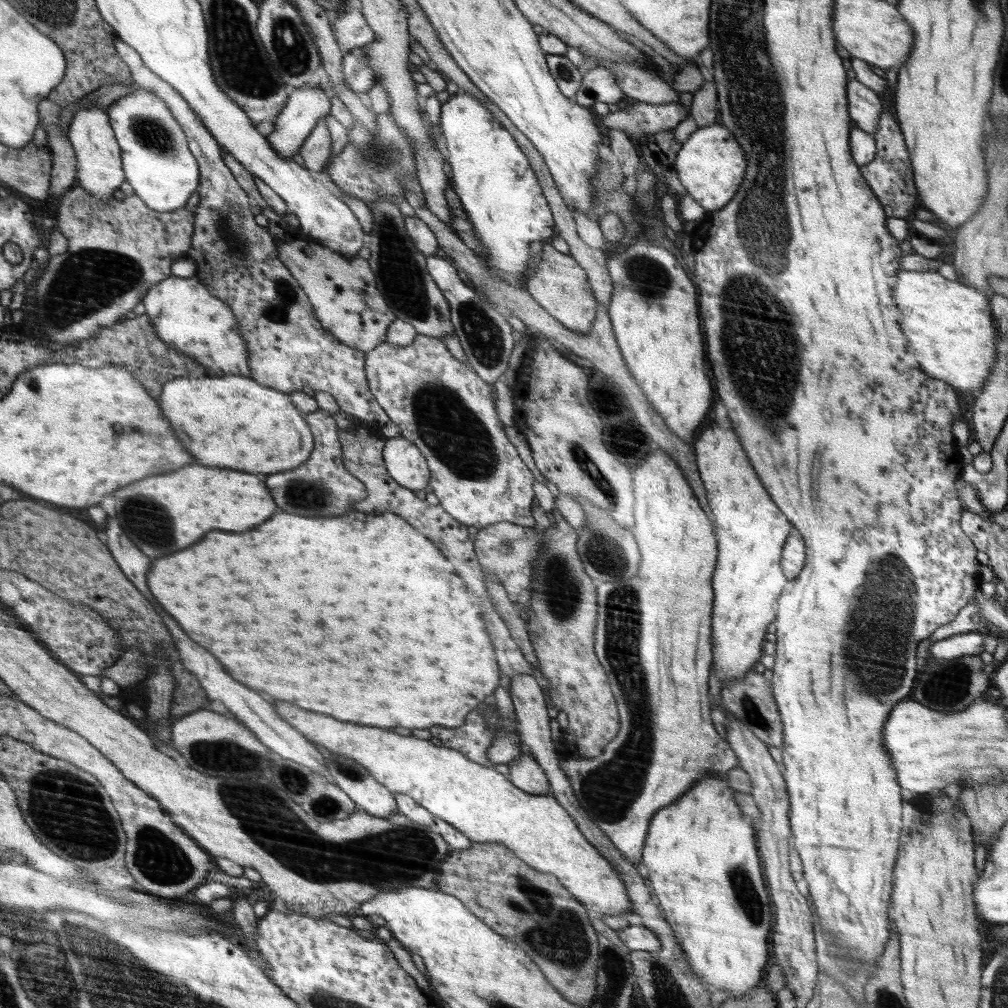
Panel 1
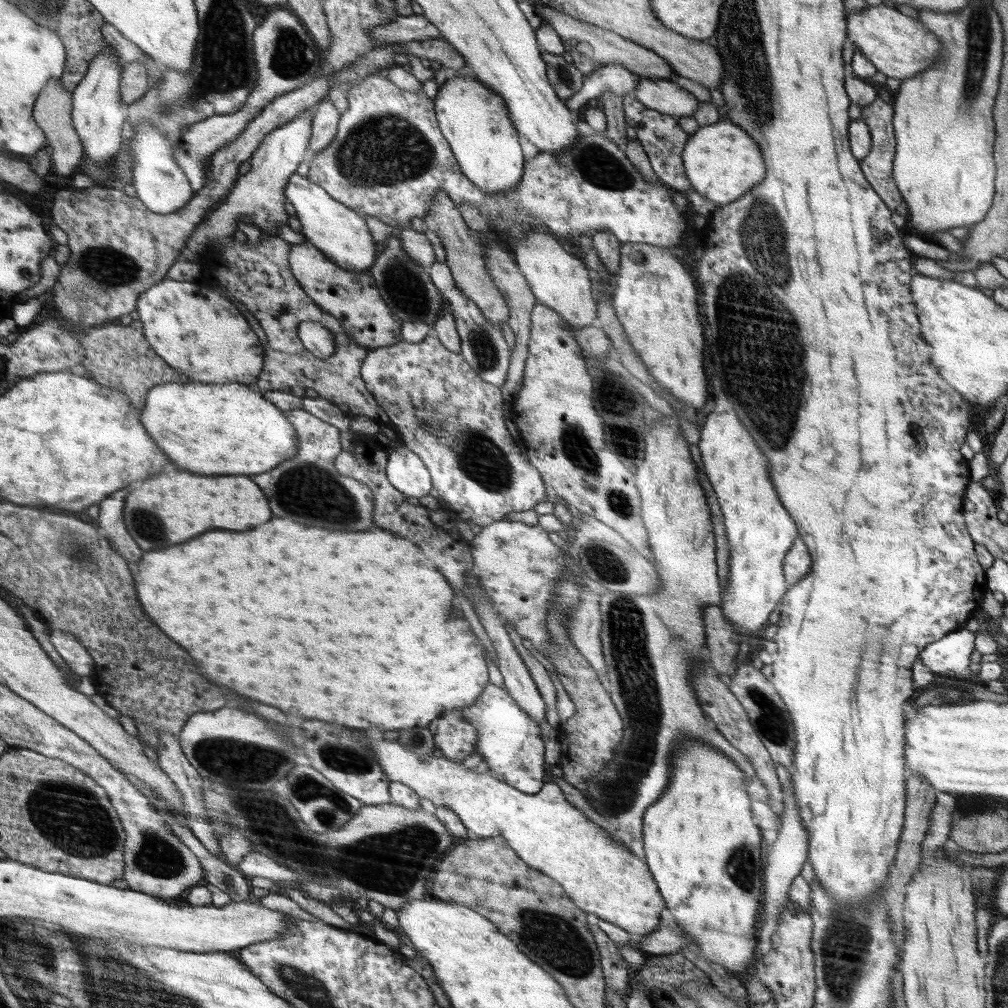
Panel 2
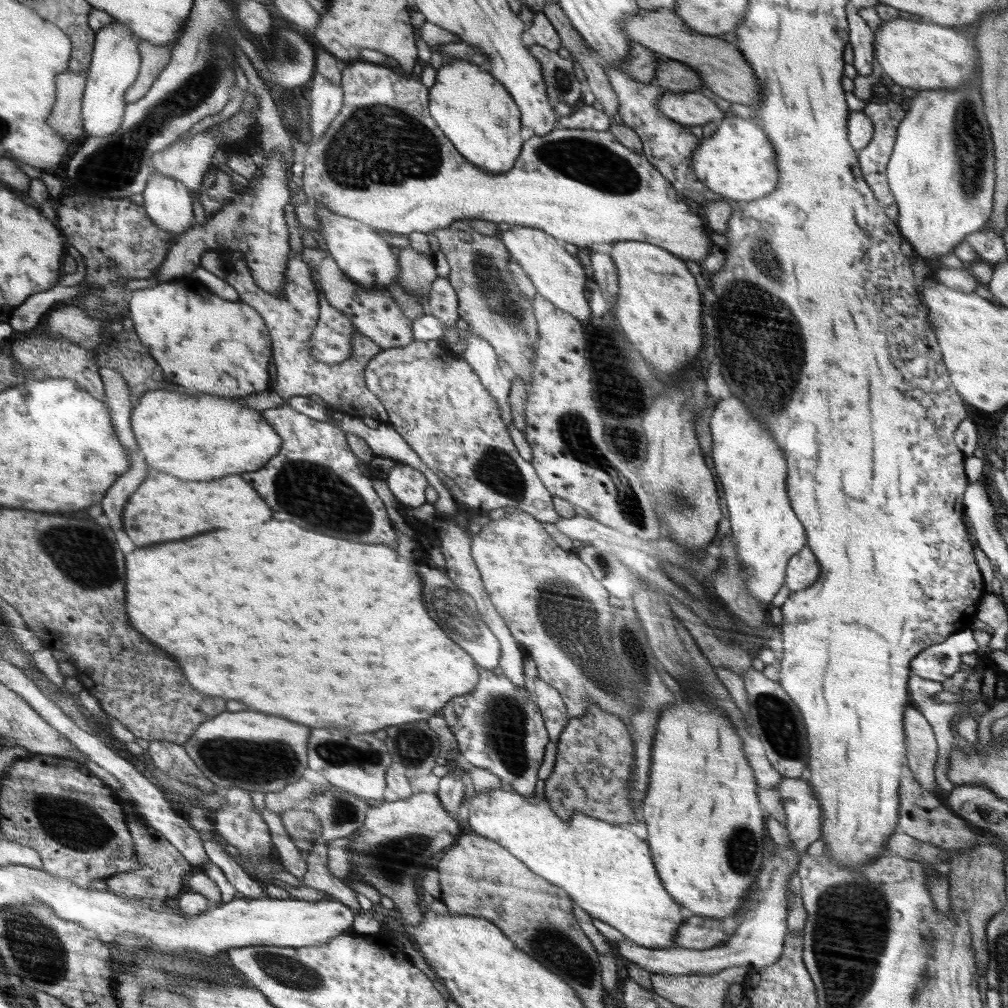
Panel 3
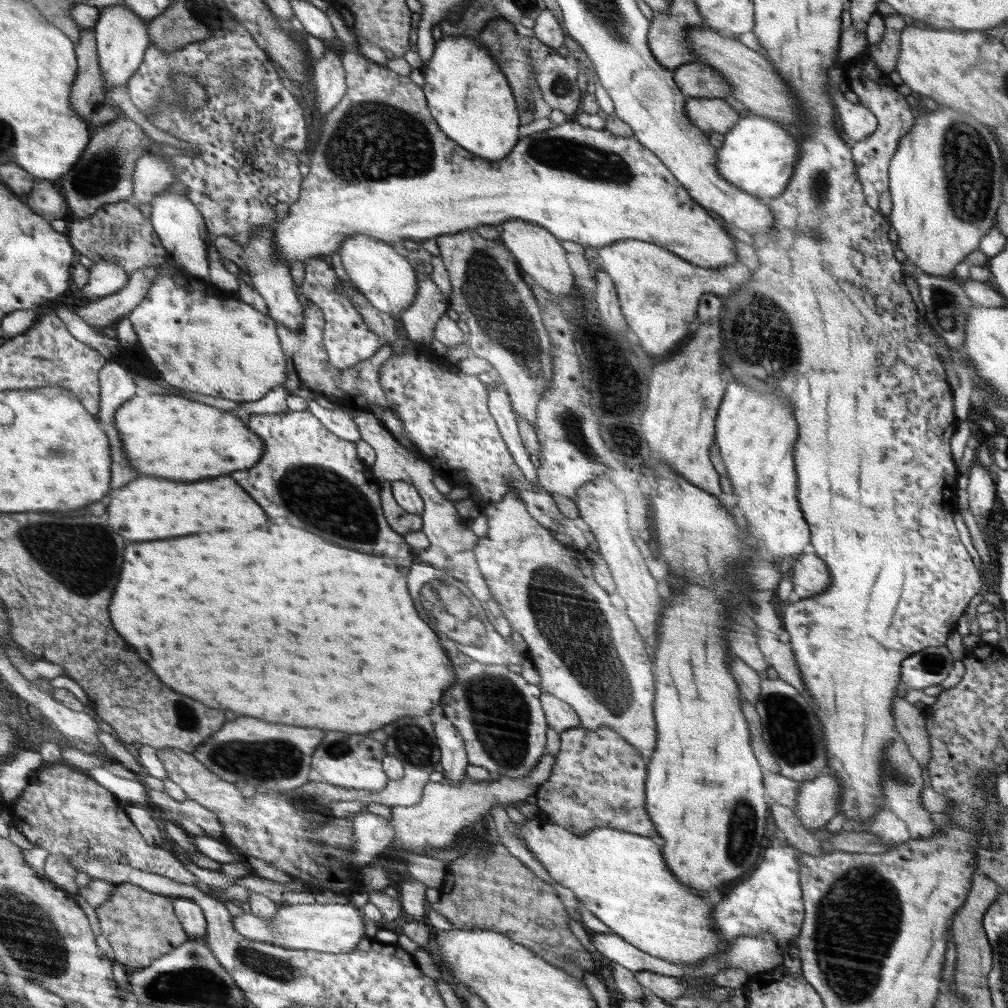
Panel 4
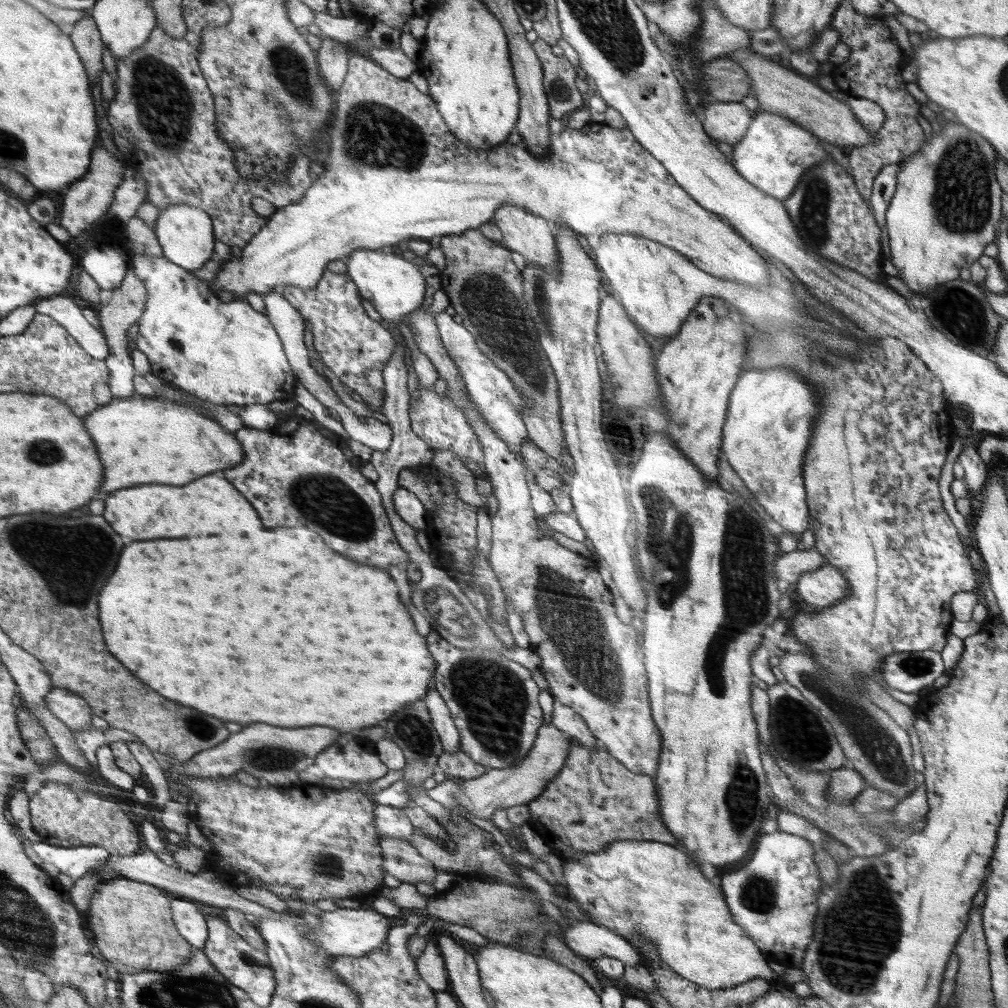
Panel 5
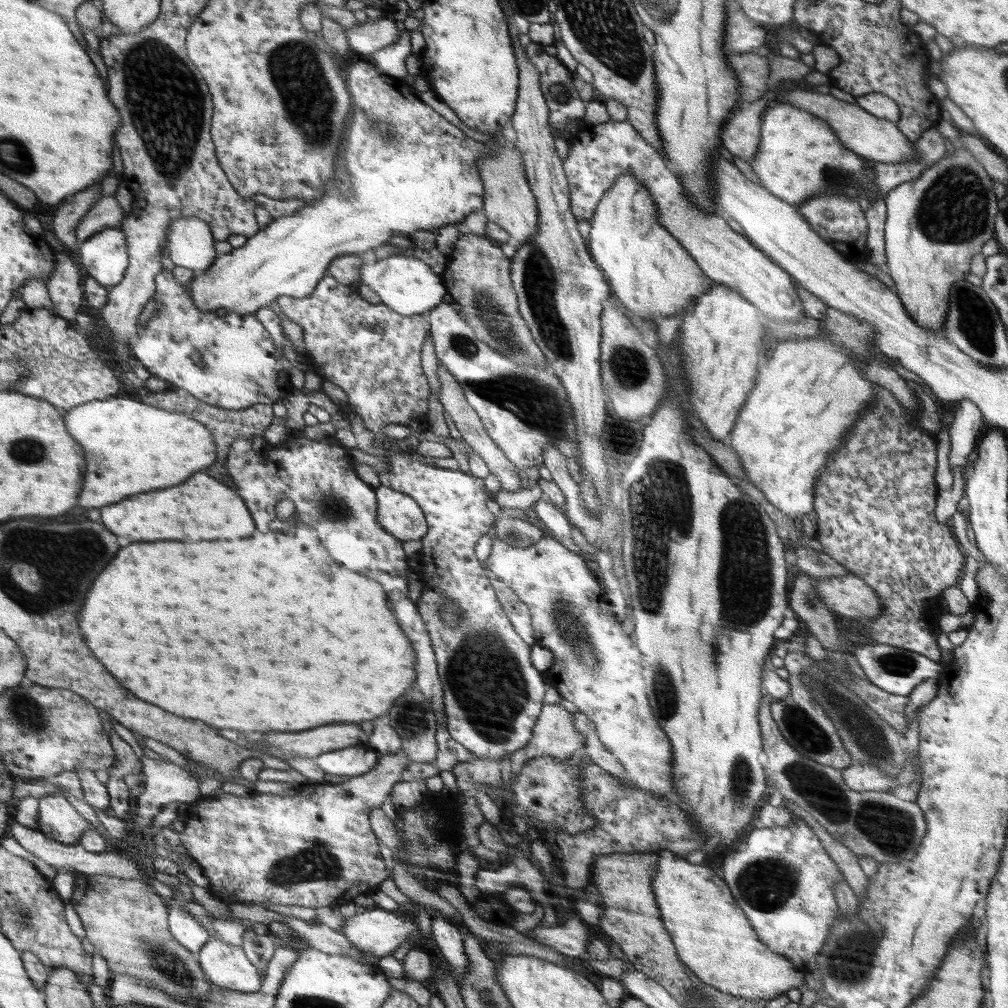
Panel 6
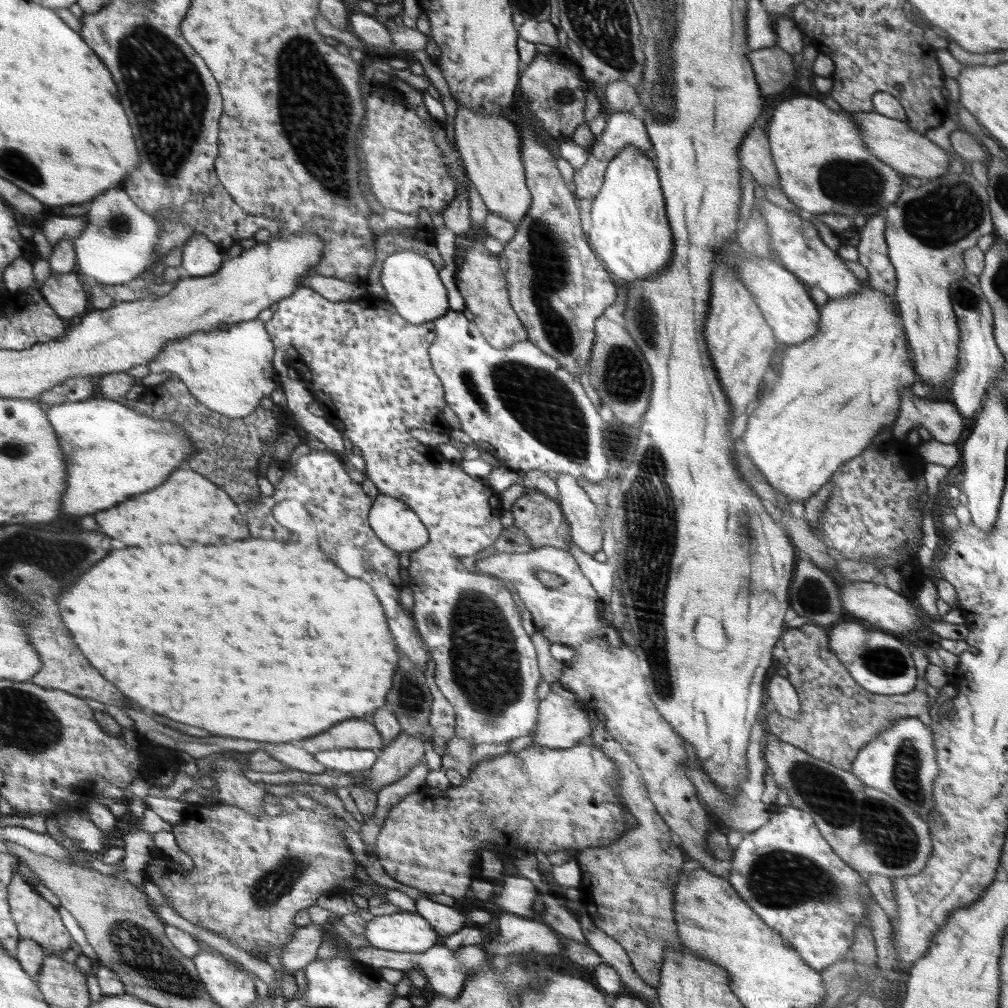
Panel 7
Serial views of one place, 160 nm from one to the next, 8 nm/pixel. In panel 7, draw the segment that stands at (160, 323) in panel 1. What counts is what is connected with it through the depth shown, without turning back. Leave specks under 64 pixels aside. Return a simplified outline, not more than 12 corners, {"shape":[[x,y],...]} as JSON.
{"shape":[[252,319],[168,341],[148,367],[177,374],[230,418],[280,386]]}

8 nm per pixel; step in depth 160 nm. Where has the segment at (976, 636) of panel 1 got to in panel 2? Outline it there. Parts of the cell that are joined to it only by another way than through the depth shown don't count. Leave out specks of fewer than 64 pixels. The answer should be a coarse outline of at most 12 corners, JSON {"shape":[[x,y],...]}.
{"shape":[[966,626],[924,647],[937,676],[969,673],[975,635]]}

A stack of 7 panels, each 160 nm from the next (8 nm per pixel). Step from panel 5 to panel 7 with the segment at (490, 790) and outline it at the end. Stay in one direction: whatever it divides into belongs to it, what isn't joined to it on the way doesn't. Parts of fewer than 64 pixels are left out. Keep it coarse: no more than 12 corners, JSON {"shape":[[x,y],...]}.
{"shape":[[549,691],[533,744],[570,749],[591,736],[589,716]]}

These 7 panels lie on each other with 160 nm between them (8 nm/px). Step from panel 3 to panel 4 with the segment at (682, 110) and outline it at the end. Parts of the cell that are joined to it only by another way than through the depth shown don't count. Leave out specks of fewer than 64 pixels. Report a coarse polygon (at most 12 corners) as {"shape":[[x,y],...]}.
{"shape":[[691,97],[686,114],[723,135],[742,119],[720,98]]}

